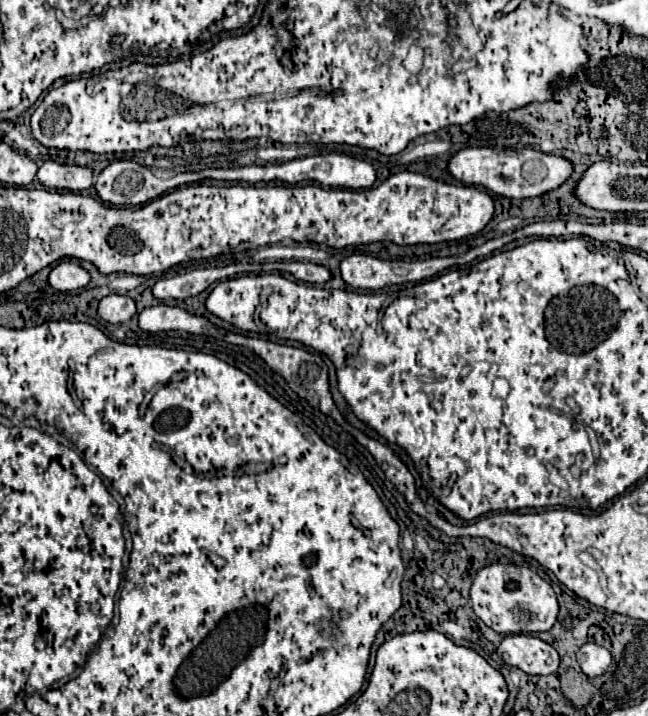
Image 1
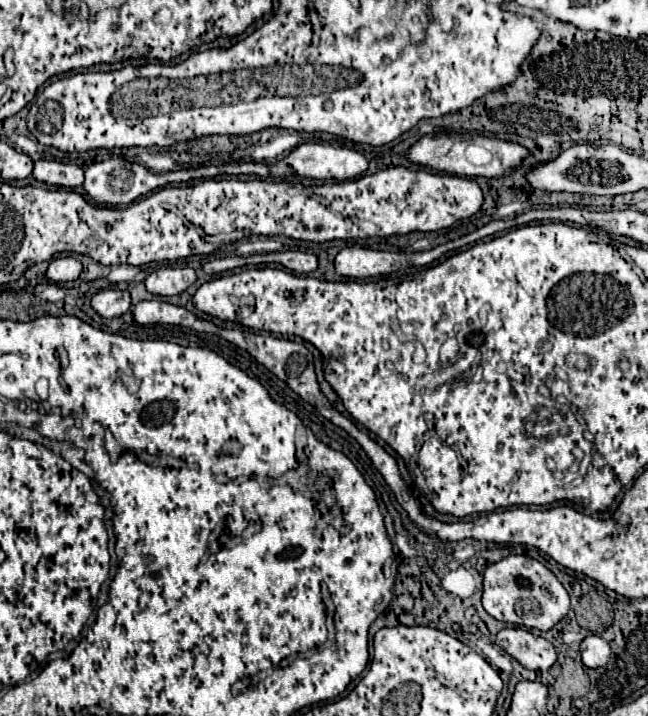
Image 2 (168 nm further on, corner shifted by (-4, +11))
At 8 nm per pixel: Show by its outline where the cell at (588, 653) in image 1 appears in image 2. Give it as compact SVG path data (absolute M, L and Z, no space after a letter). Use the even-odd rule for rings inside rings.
M587 635L581 641L581 659L583 659L585 667L595 669L595 667L607 665L609 655L611 655L611 647L609 647L609 643L603 637Z

